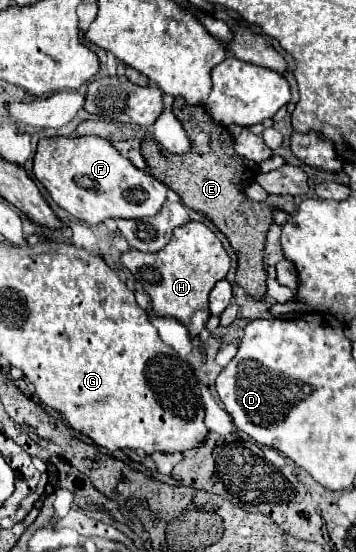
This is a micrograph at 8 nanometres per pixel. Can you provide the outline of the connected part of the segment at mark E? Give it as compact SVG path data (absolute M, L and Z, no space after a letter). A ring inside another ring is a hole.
M212 123L212 149L208 153L186 153L172 155L166 153L156 141L142 143L142 155L150 167L150 173L162 181L166 187L176 191L182 203L196 213L210 219L230 241L232 249L238 255L236 283L254 299L262 299L266 293L266 267L264 267L264 241L268 227L272 225L270 203L258 203L244 195L246 173L254 171L248 167L248 161L234 151L234 139L228 129Z

